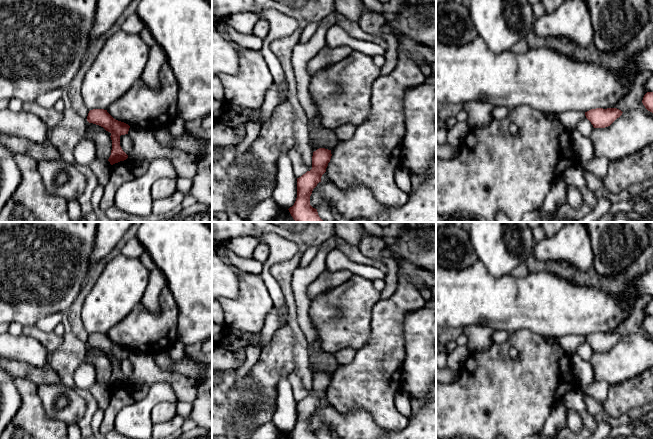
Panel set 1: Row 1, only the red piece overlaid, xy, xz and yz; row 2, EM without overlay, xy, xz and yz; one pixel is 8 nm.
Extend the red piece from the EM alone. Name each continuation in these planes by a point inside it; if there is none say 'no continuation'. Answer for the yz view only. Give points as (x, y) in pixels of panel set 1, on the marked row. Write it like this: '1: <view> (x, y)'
no continuation

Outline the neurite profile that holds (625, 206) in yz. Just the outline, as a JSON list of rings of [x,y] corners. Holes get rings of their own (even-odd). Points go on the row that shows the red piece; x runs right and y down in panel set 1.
[[[631,201],[613,202],[610,210],[595,222],[610,222],[618,213],[634,213],[634,206]]]

